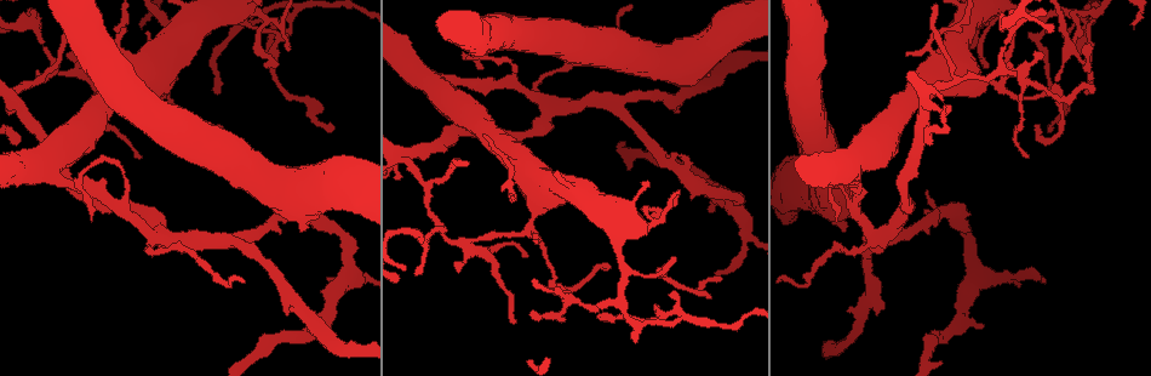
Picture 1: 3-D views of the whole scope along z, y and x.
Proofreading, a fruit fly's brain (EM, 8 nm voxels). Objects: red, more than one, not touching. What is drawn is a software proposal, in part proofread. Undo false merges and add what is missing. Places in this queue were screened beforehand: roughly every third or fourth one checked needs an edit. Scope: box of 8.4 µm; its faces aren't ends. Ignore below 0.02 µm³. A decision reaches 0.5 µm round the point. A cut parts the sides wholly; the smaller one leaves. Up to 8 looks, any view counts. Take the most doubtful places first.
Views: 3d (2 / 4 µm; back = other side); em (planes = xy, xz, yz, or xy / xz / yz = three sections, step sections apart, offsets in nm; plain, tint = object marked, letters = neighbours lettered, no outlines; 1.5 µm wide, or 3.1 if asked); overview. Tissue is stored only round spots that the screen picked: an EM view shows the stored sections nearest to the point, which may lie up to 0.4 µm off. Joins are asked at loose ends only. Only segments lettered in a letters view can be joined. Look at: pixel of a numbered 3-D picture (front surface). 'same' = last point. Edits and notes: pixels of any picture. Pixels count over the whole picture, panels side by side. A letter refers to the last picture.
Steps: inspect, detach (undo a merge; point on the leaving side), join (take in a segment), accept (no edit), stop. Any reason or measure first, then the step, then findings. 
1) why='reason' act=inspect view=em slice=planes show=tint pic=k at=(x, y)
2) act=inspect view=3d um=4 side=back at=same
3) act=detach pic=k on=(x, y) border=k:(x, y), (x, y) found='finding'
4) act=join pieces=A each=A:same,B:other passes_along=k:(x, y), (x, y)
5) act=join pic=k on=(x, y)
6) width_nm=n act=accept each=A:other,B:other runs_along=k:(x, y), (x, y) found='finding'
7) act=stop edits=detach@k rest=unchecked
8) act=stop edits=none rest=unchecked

why='a fork' act=inspect view=em slice=planes show=plain pic=1 at=(472, 245)

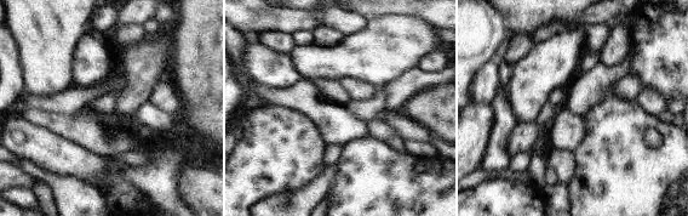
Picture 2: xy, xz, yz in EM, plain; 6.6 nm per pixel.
why='see the neighbours' act=inspect view=em slice=planes show=letters at=same

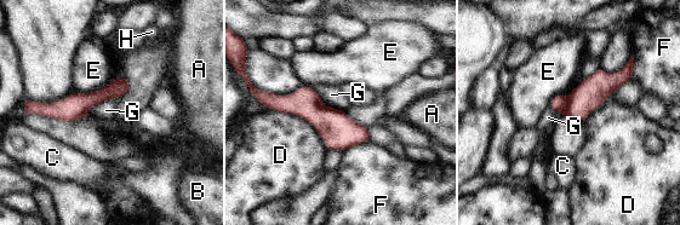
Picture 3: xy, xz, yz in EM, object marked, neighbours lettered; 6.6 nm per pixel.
act=accept each=A:other,B:other,C:other,D:other,E:other,F:other,G:other,H:other runs_along=3:(269, 101), (306, 103), (366, 138) found='continuous, no second cell'

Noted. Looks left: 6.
why='tapers out' act=inspect view=3d um=4 pic=1 at=(142, 158)

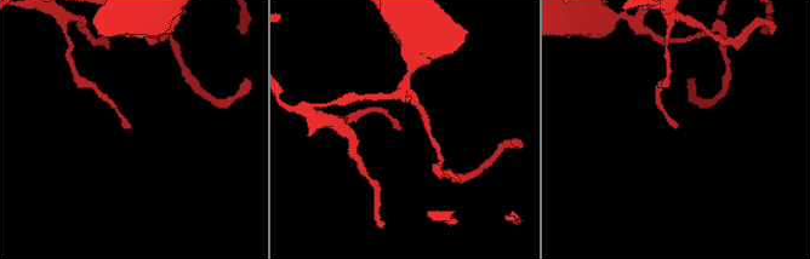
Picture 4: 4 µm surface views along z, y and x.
why='shape alone is not enough' act=inspect view=em slice=yz step=8 show=tint pic=4 at=(673, 126)

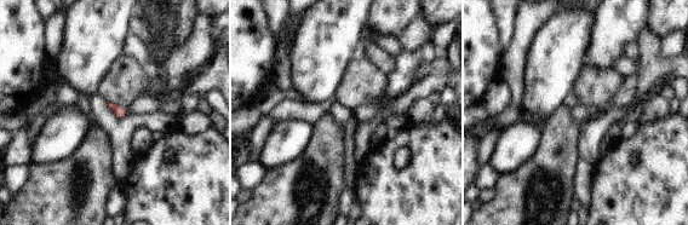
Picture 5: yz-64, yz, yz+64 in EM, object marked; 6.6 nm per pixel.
act=inspect view=em slice=yz step=8 show=letters at=same

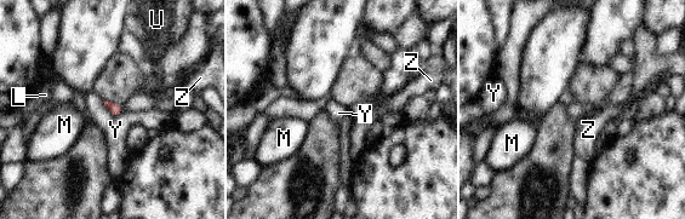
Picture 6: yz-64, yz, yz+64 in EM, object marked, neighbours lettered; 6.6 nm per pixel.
act=accept each=L:other,M:other,U:other,Y:other,Z:other border=6:(102, 99), (114, 116), (120, 115) found='no lettered segment goes on from it'

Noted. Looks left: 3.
why='branch stops here' act=inspect view=em slice=planes show=letters pic=1 at=(268, 68)

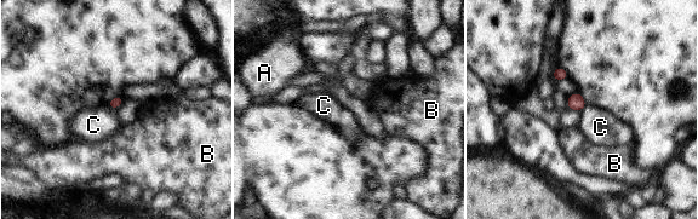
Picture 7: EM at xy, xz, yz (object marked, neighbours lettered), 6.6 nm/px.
act=accept each=A:other,B:other,C:other found='no lettered segment goes on from it'

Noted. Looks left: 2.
act=stop edits=none rest=unchecked

